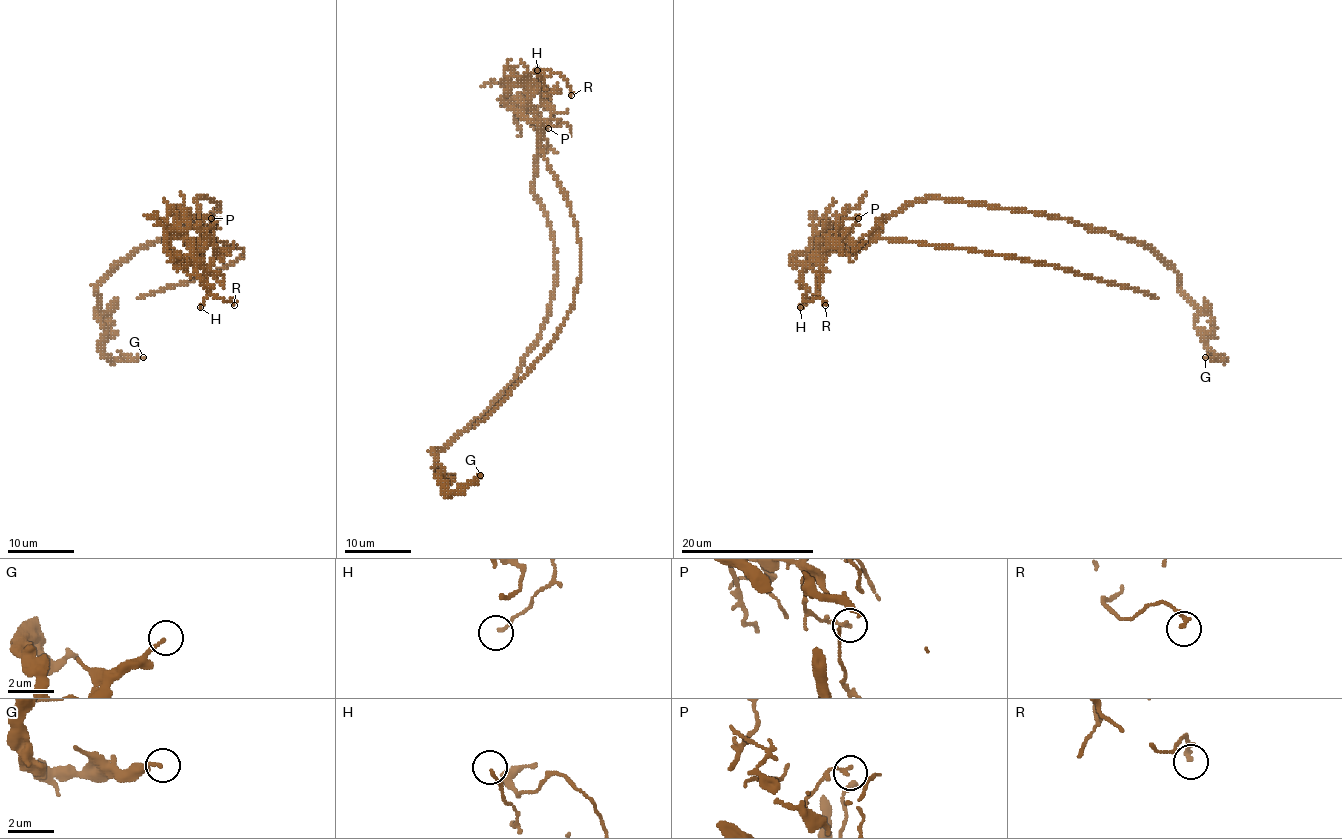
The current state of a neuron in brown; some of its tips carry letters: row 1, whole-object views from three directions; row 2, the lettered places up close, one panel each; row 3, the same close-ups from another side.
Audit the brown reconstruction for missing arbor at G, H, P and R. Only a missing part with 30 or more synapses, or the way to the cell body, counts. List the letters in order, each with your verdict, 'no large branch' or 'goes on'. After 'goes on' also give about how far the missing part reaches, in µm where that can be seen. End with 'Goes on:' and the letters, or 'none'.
G: no large branch
H: no large branch
P: no large branch
R: no large branch
Goes on: none

